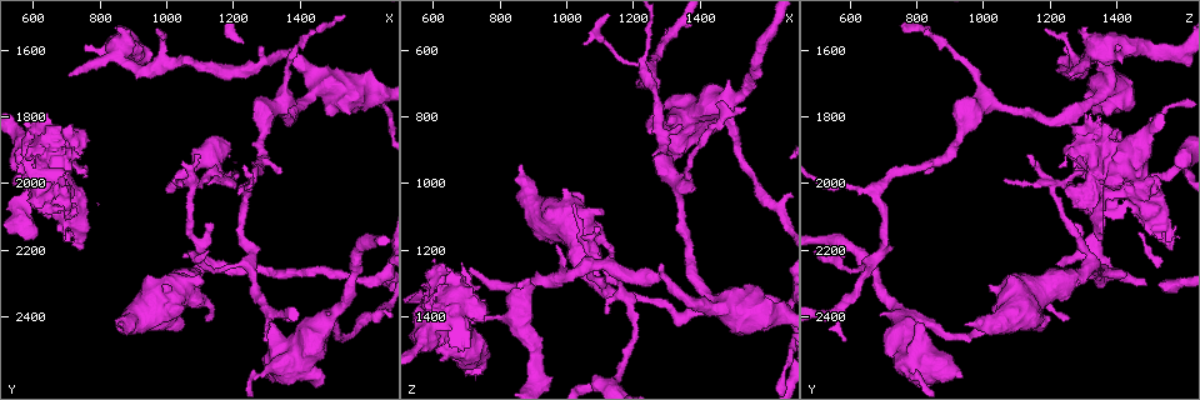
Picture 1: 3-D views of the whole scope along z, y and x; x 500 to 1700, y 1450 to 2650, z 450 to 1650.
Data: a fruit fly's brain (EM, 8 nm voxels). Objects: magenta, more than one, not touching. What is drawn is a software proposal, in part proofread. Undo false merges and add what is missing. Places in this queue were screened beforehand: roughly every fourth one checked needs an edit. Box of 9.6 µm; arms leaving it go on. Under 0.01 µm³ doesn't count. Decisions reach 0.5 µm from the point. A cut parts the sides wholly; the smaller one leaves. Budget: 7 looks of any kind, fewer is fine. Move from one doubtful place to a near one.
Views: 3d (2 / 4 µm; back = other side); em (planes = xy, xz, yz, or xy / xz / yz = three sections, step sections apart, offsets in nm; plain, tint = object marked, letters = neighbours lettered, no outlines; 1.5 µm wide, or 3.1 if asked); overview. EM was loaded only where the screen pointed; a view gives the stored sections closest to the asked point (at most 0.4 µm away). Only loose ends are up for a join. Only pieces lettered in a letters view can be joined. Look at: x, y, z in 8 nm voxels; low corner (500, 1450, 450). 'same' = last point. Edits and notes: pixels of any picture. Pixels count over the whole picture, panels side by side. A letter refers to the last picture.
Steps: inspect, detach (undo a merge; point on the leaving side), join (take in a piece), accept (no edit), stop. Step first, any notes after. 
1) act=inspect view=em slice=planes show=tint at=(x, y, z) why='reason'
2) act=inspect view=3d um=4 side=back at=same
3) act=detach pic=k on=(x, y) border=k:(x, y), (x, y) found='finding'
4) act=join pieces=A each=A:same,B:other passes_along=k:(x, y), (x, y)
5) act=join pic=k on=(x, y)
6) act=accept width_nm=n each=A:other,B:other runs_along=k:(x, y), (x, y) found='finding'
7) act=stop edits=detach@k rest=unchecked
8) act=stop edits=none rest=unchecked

act=inspect view=3d um=2 side=back at=(1080, 2000, 1210) why='abrupt turn'

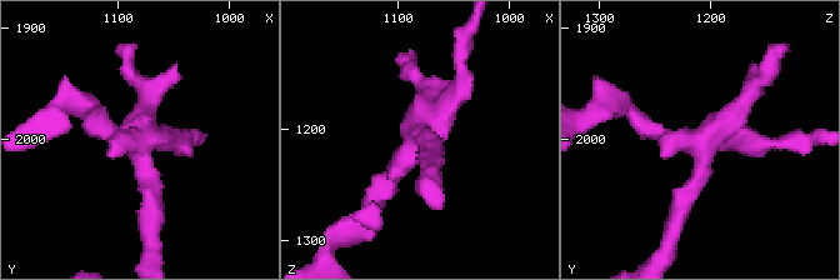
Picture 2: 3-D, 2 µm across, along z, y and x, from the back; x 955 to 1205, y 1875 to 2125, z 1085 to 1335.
act=inspect view=em slice=planes show=letters at=(1082, 2004, 1210) why='need the tissue'

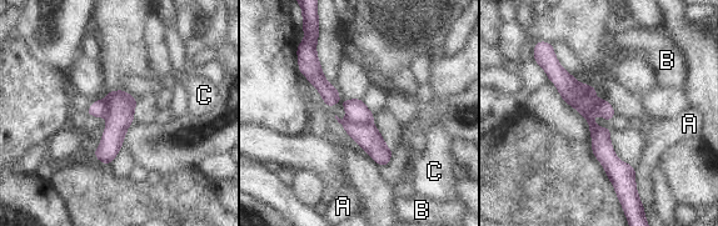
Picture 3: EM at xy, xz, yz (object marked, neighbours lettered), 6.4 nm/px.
act=detach pic=3 on=(368, 137) each=A:other,B:other,C:other border=3:(345, 119), (355, 124), (372, 124) found='two neurons meet here'

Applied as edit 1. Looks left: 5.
act=inspect view=overview

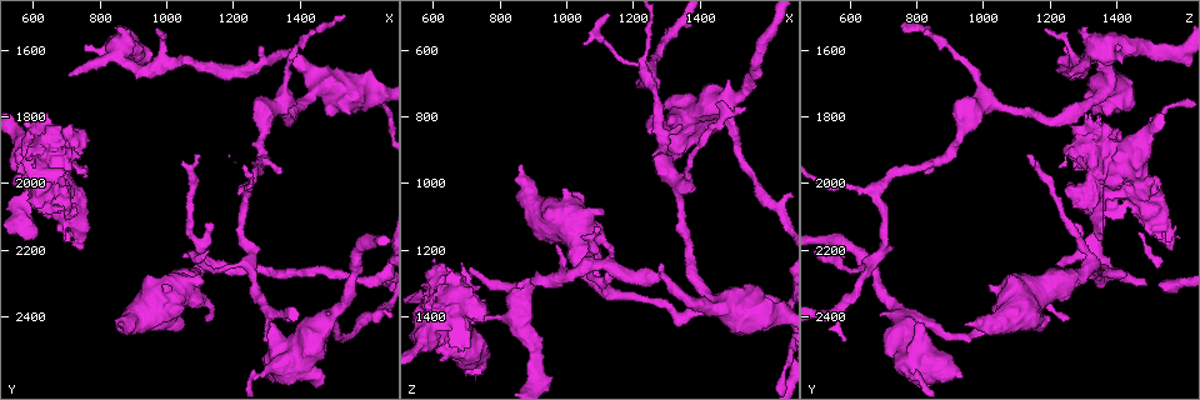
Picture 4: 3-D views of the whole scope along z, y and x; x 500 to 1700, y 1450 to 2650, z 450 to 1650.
act=inspect view=3d um=4 at=(1460, 1550, 770) why='branch stops here'

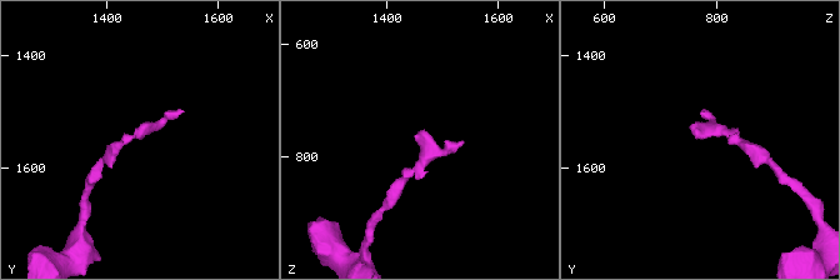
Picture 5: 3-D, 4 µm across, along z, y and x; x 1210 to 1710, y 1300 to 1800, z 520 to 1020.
act=inspect view=em slice=planes show=letters at=(1450, 1545, 770) why='shape alone is not enough'

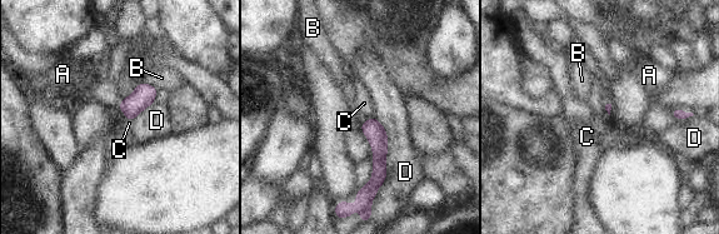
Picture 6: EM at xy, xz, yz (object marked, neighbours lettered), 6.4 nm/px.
act=accept each=A:other,B:other,C:other,D:other runs_along=6:(373, 120), (379, 175), (346, 207) found='no lettered piece goes on from it'

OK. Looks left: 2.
act=inspect view=3d um=2 at=(1310, 2420, 800) why='stops while still wide'

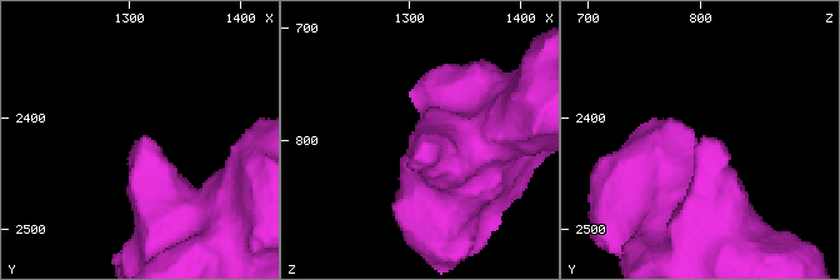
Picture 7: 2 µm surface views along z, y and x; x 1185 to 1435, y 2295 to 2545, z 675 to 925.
act=inspect view=em slice=planes show=letters at=(1310, 2424, 800)

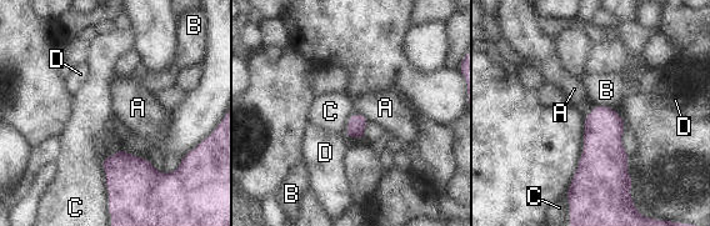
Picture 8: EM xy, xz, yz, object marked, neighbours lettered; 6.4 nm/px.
act=accept longest_contact=C:280nm each=A:other,B:other,C:other,D:other border=8:(100, 159), (104, 166), (109, 200) found='none of them fits'

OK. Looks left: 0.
act=stop edits=detach@3 rest=unchecked

